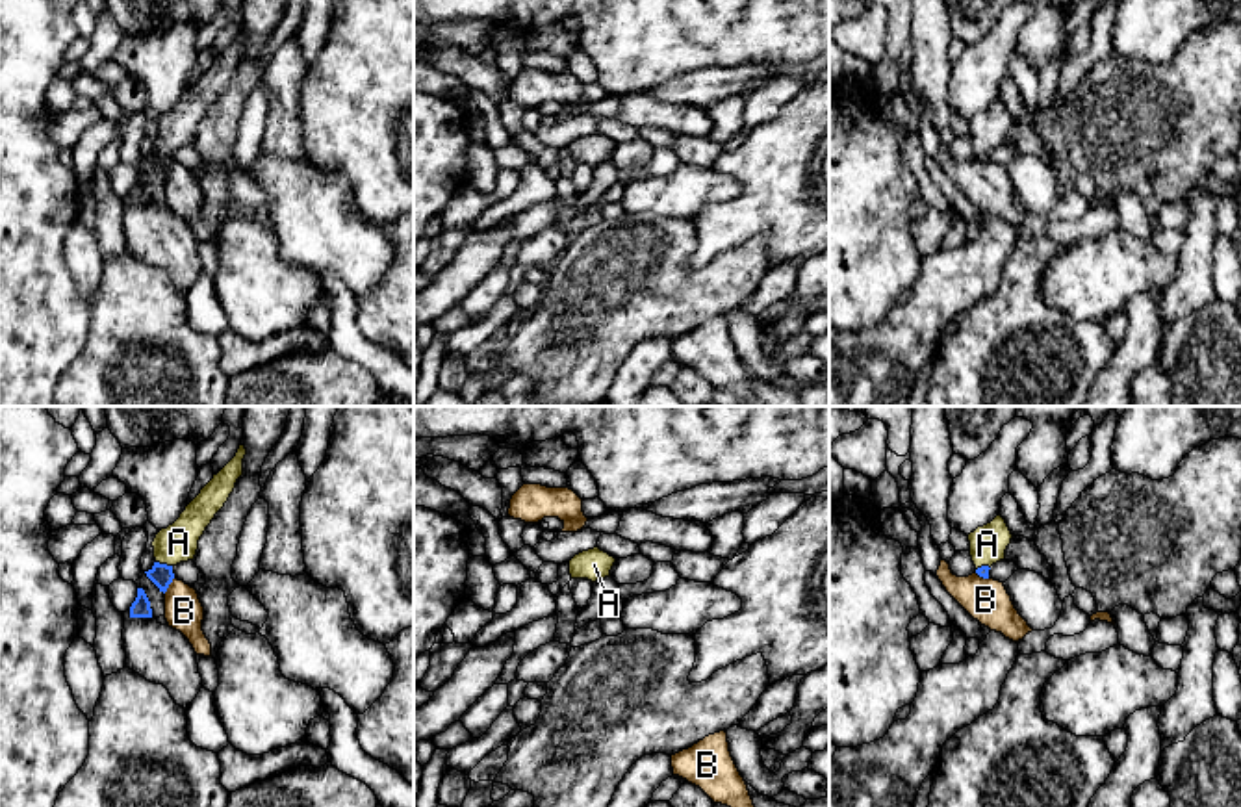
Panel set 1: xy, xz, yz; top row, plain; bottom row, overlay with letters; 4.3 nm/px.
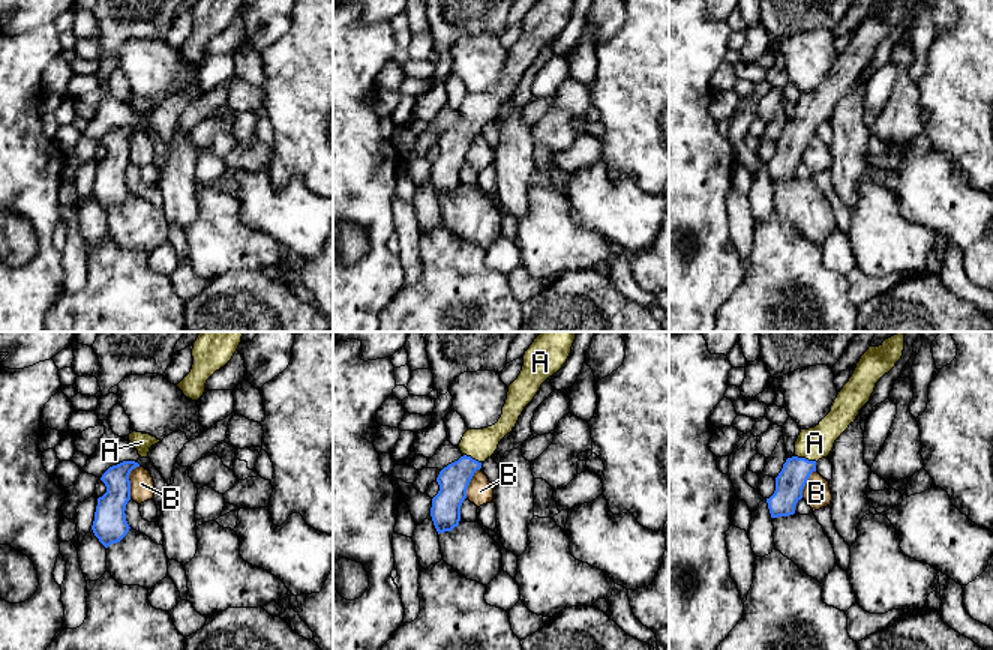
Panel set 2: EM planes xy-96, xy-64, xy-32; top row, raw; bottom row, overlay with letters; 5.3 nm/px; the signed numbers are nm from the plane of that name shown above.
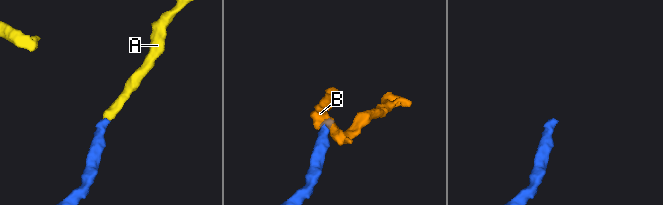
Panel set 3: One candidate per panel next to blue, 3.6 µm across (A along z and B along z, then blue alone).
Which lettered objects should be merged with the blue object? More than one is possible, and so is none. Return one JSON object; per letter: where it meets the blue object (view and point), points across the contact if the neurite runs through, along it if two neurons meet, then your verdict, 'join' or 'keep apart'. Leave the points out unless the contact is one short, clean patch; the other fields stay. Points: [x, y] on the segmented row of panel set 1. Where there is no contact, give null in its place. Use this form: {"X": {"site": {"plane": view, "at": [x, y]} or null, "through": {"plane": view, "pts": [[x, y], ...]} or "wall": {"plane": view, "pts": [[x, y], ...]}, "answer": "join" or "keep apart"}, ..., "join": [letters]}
{"A": {"site": {"plane": "xy", "at": [164, 564]}, "through": {"plane": "xy", "pts": [[162, 576], [164, 564], [167, 553], [179, 542]]}, "answer": "join"}, "B": {"site": {"plane": "xy", "at": [169, 583]}, "wall": {"plane": "xy", "pts": [[173, 577], [164, 592]]}, "answer": "keep apart"}, "join": ["A"]}

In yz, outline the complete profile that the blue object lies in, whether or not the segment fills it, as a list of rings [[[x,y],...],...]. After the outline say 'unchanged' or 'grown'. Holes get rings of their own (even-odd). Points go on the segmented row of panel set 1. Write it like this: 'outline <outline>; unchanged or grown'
outline [[[1000,514],[968,534],[970,557],[979,577],[989,579],[991,566],[1005,558],[1011,538],[1013,534]]]; grown

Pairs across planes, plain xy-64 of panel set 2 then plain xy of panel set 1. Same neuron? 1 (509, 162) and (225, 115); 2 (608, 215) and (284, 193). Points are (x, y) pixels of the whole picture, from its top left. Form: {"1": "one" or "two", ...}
{"1": "one", "2": "one"}

